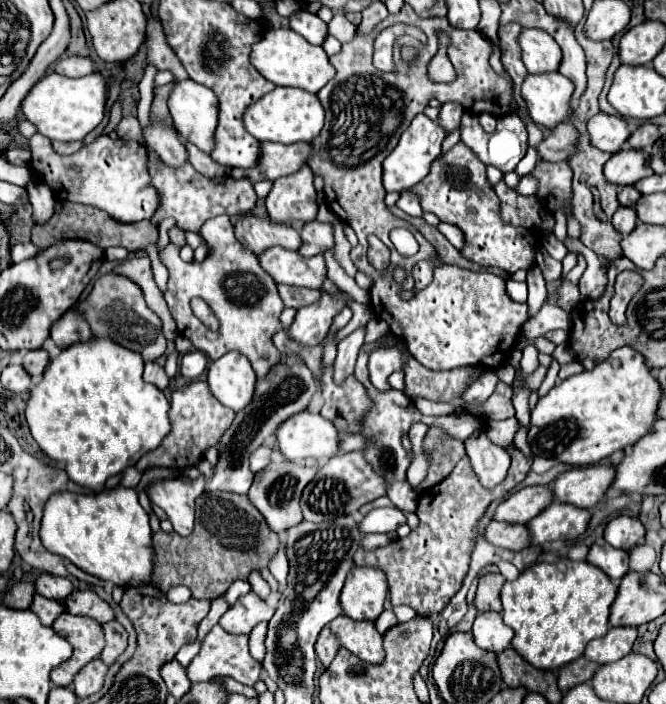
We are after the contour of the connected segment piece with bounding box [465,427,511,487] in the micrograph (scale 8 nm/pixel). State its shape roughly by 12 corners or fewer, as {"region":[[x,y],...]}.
{"region":[[483,427],[465,441],[485,487],[505,479],[511,457],[487,439]]}

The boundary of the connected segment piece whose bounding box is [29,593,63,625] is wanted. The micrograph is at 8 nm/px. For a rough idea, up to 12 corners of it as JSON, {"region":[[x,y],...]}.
{"region":[[39,593],[29,607],[43,625],[51,625],[63,613],[53,599]]}

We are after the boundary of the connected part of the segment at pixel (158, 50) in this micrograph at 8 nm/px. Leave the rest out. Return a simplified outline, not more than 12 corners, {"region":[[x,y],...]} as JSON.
{"region":[[161,21],[147,23],[147,65],[187,79],[183,65],[167,47]]}

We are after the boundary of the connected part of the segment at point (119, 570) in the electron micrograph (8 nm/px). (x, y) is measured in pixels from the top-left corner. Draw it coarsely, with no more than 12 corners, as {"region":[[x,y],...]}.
{"region":[[139,489],[59,491],[47,551],[119,587],[151,581]]}

